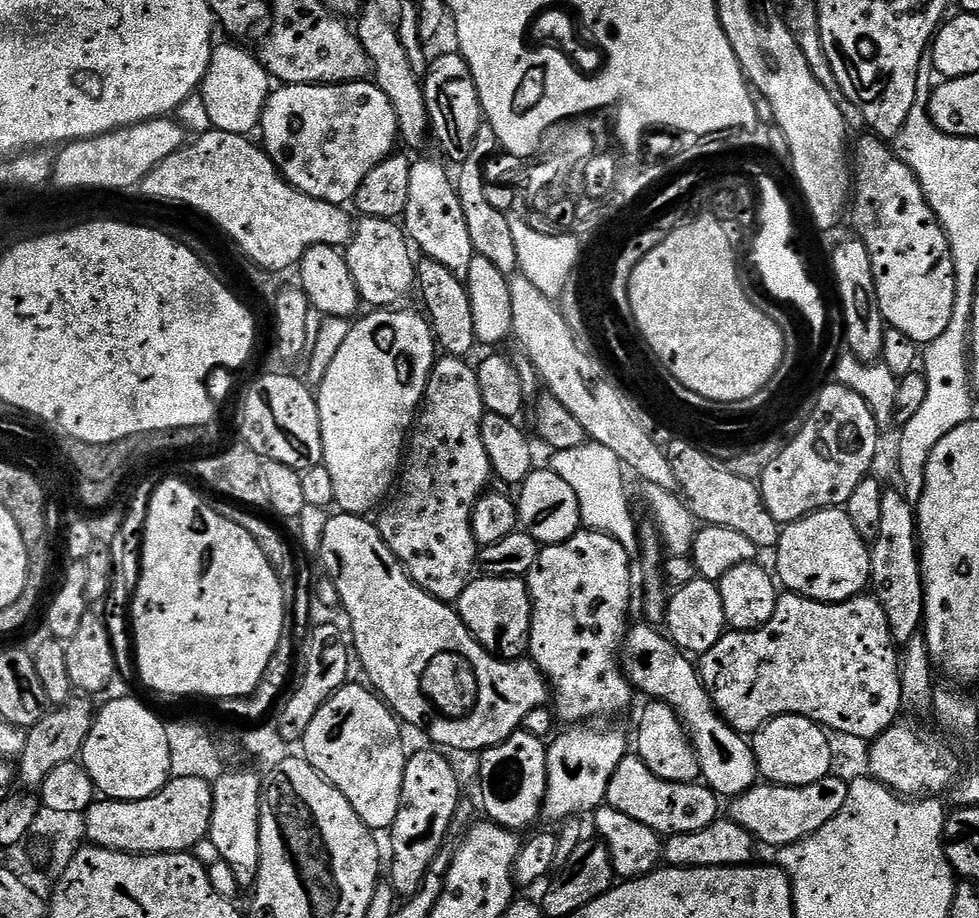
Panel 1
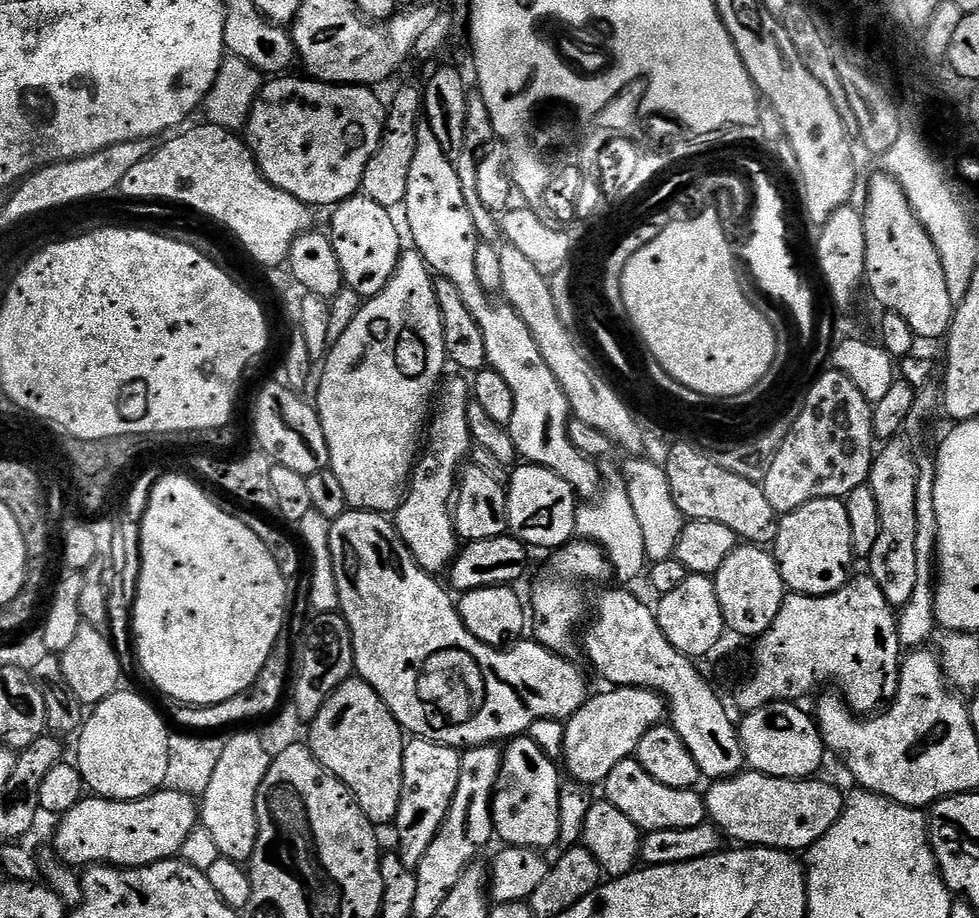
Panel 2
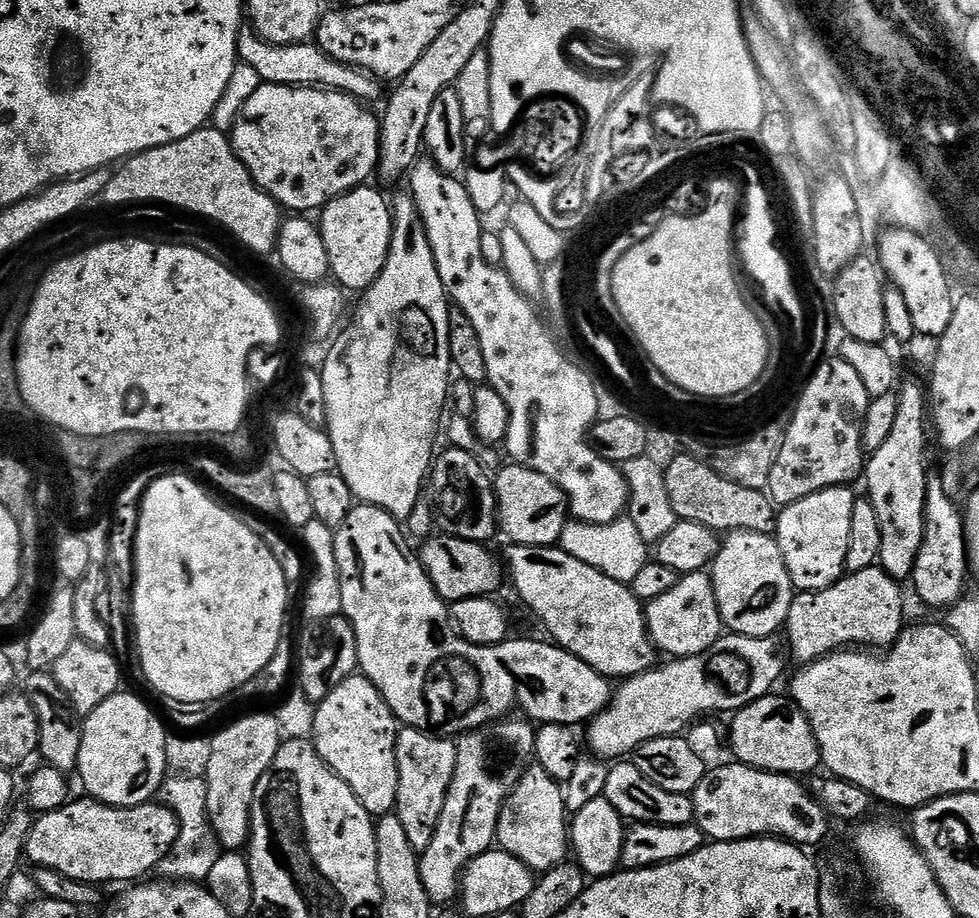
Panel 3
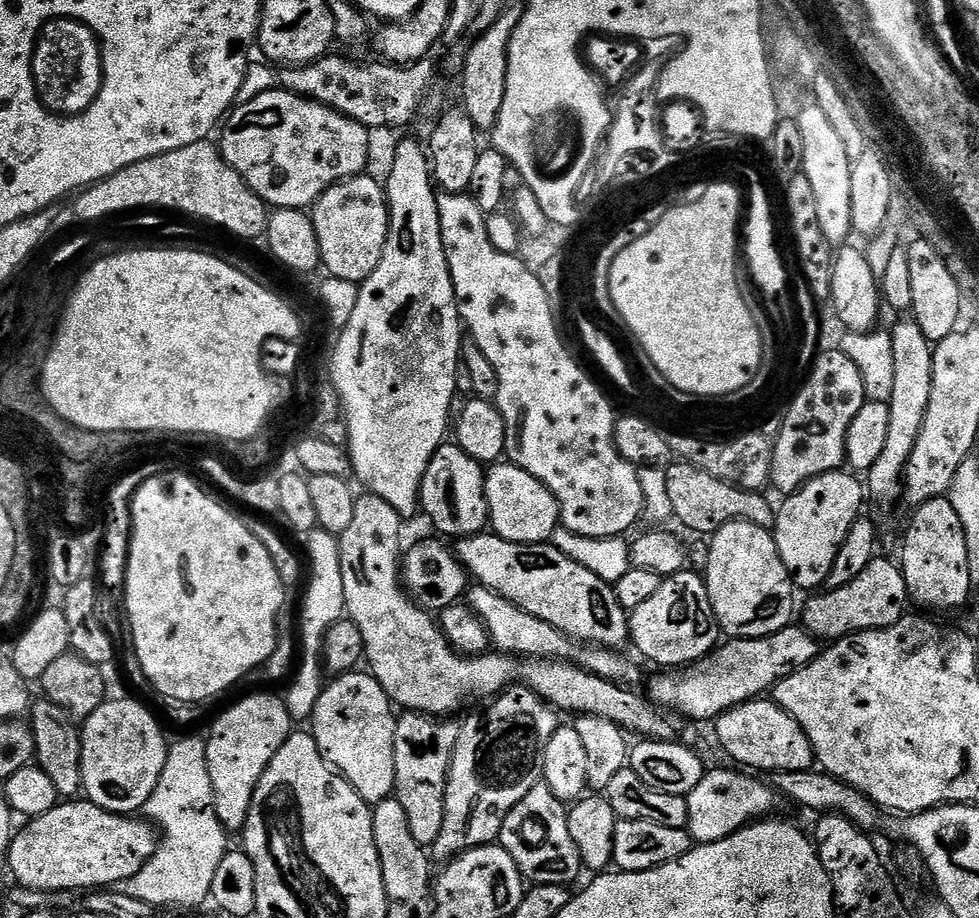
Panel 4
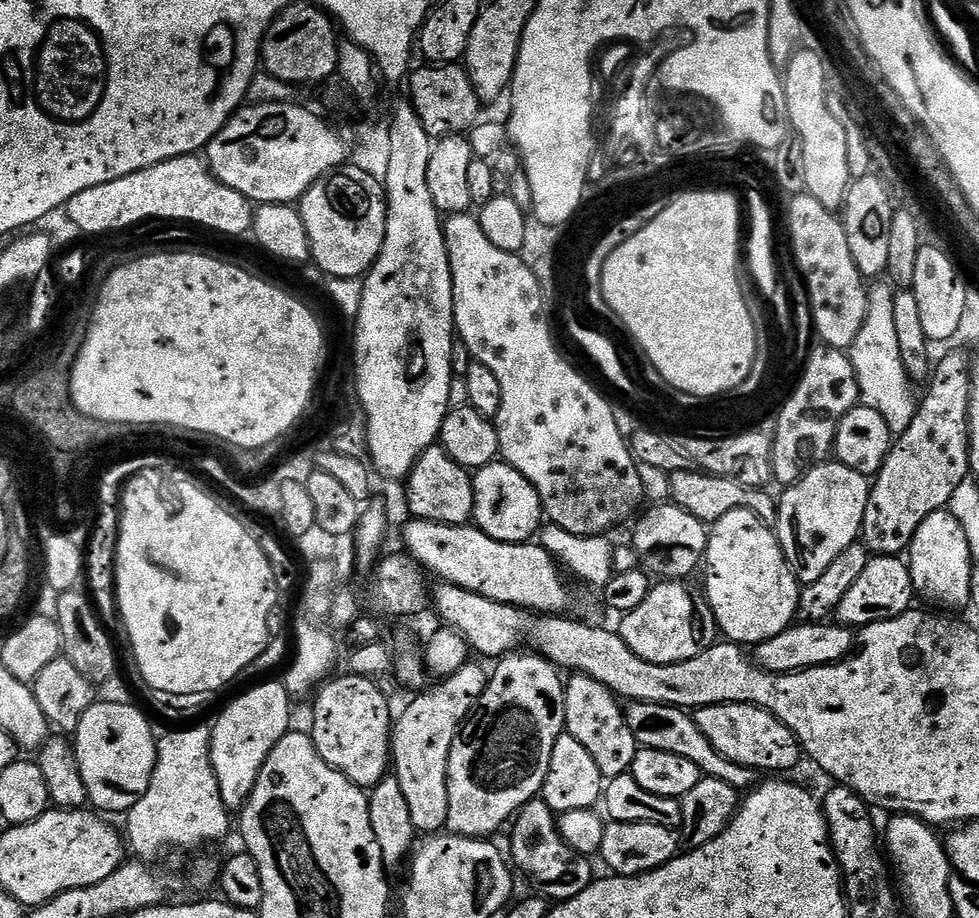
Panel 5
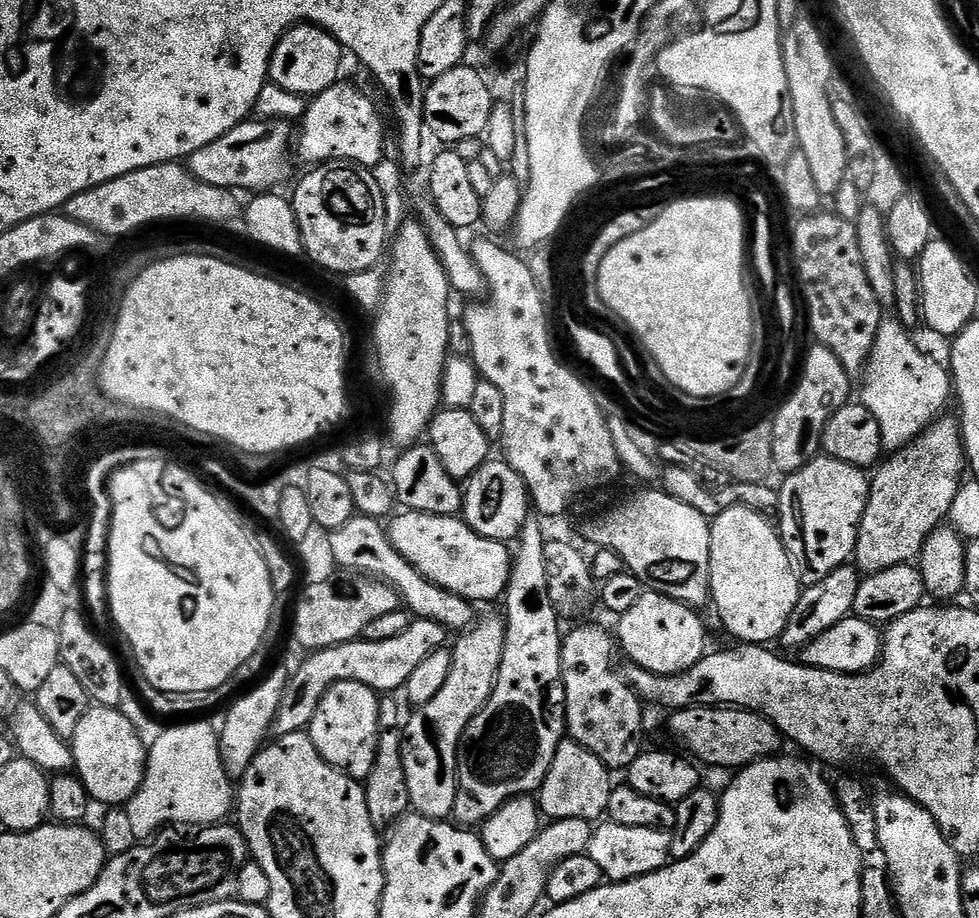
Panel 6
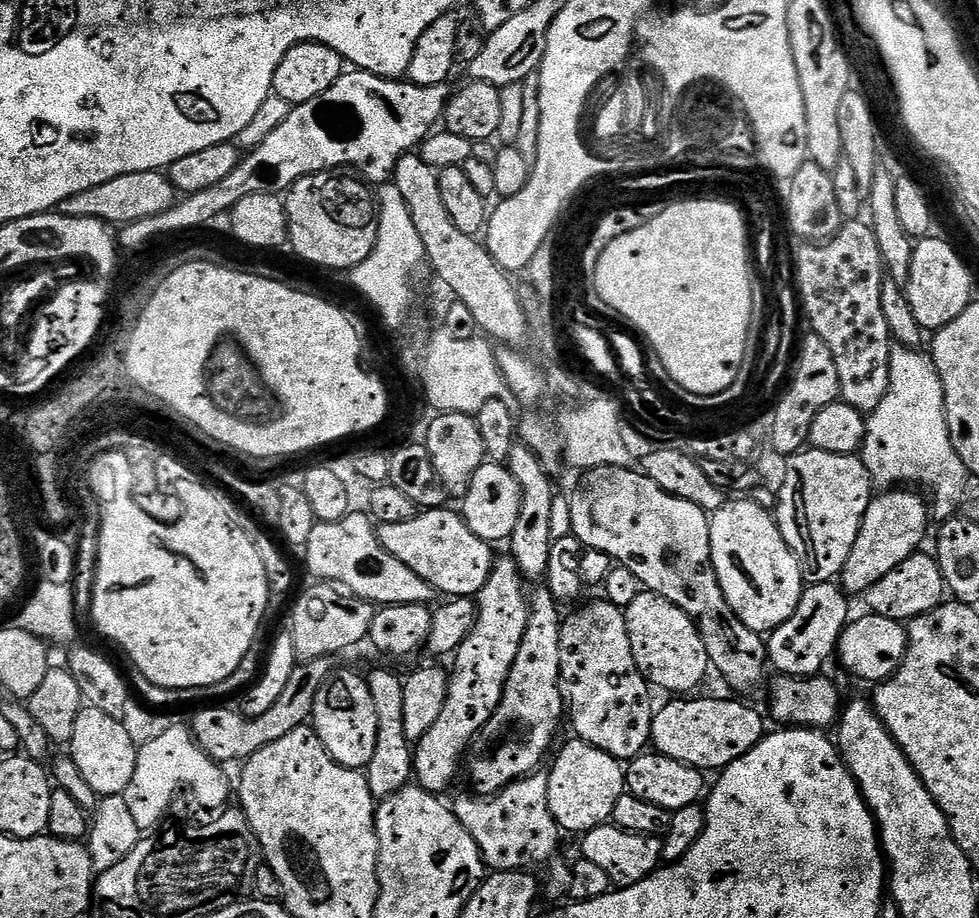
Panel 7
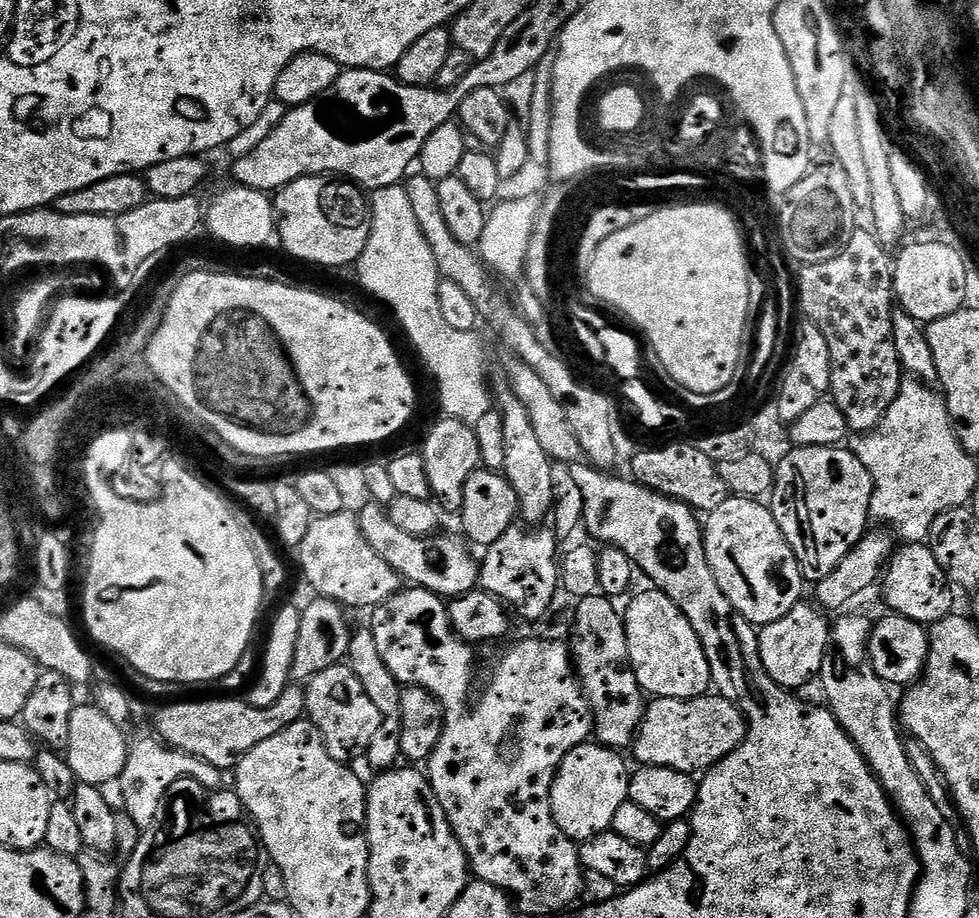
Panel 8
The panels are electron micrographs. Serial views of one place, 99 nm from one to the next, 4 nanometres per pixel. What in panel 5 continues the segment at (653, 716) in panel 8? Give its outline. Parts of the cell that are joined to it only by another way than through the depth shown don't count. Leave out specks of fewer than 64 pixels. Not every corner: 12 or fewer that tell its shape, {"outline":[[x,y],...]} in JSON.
{"outline":[[756,704],[694,712],[730,762],[788,774],[798,738]]}

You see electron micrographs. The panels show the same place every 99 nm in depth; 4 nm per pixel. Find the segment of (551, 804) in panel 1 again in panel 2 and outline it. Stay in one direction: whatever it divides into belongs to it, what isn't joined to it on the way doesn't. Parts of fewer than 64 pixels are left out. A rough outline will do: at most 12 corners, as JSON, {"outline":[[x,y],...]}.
{"outline":[[648,688],[589,695],[564,725],[562,764],[603,785],[666,716]]}

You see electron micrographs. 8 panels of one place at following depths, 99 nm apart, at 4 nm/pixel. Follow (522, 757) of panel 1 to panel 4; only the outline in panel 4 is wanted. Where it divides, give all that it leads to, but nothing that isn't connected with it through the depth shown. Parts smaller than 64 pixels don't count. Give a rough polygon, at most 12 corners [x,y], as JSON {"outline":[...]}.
{"outline":[[543,782],[498,843],[533,885],[582,873],[568,808]]}

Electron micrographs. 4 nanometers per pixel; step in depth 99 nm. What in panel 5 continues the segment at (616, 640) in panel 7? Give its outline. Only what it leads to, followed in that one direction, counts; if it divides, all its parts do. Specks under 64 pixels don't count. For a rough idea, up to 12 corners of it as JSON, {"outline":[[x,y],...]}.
{"outline":[[588,675],[565,683],[565,731],[606,780],[639,744],[619,699]]}

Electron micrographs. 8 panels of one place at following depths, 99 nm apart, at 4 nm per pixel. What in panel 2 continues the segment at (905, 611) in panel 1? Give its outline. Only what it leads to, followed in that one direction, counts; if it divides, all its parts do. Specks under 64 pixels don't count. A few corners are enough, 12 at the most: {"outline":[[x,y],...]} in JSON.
{"outline":[[904,438],[875,453],[867,575],[902,609],[917,585],[916,473]]}

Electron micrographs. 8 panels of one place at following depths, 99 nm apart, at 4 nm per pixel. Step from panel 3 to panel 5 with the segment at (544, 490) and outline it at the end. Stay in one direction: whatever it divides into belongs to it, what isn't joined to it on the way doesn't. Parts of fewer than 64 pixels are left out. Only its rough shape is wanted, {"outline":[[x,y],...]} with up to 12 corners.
{"outline":[[509,464],[475,473],[474,524],[523,544],[542,527],[538,490]]}

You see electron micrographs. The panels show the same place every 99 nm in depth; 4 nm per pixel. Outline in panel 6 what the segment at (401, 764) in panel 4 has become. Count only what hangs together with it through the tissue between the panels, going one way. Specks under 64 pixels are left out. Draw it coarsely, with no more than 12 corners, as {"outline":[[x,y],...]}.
{"outline":[[477,619],[402,728],[410,808],[448,820],[456,751],[496,685],[505,621]]}

